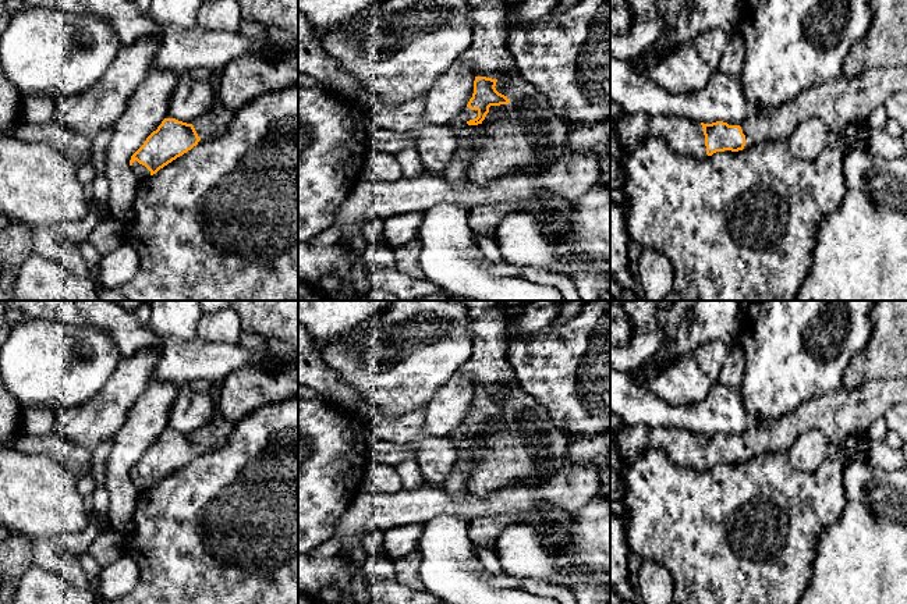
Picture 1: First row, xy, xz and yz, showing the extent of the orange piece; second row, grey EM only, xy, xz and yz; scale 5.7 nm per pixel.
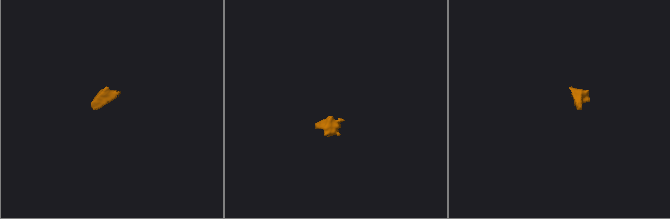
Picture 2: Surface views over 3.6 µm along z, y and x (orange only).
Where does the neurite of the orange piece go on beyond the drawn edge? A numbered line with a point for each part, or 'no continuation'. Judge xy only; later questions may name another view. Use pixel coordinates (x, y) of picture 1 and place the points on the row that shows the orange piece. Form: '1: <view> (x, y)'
1: xy (141, 171)

